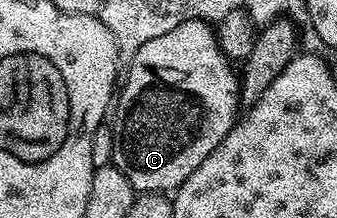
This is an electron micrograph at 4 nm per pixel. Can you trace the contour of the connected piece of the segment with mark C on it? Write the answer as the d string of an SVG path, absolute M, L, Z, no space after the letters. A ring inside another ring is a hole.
M204 20L180 22L176 30L168 30L168 34L160 34L160 38L144 42L144 46L140 46L140 50L136 50L129 60L130 69L127 72L125 69L112 112L112 163L126 175L135 193L170 194L233 130L240 112L240 76L232 61L220 50L215 29Z

